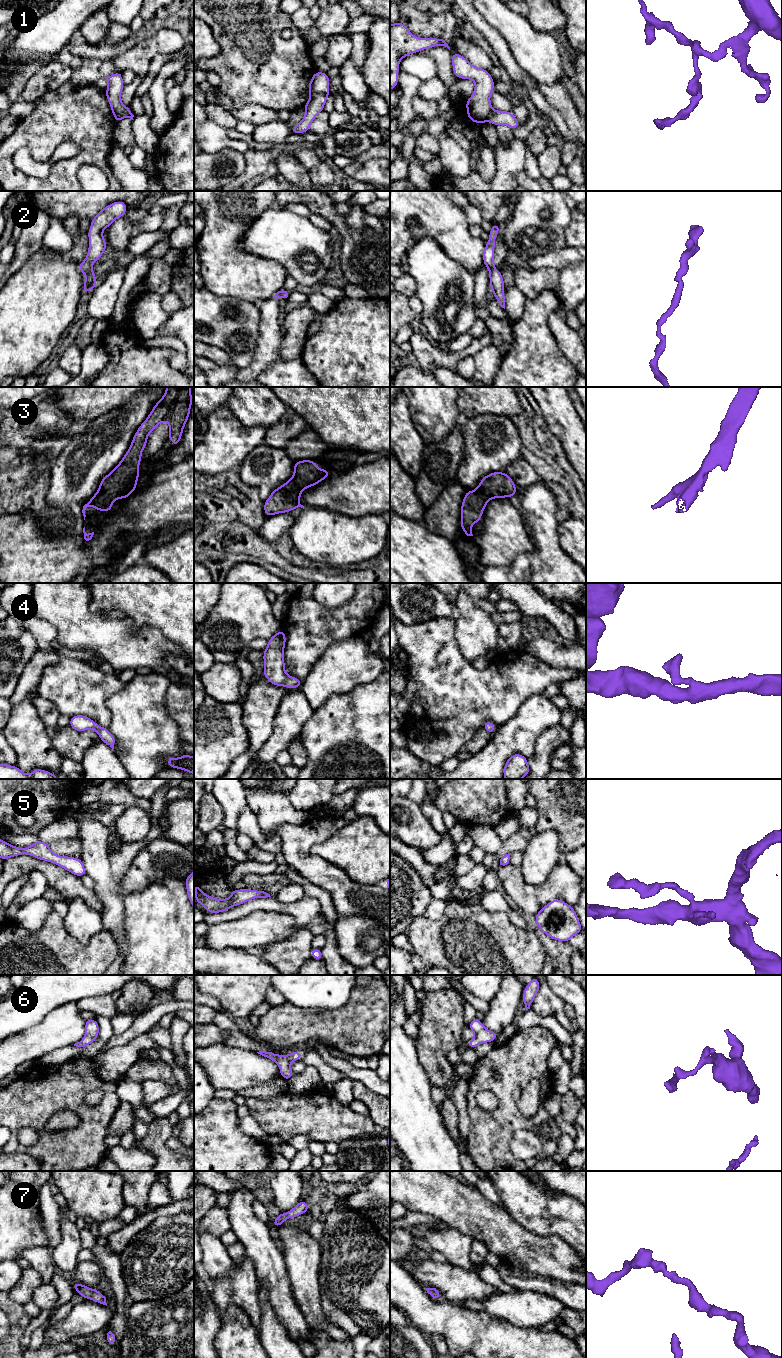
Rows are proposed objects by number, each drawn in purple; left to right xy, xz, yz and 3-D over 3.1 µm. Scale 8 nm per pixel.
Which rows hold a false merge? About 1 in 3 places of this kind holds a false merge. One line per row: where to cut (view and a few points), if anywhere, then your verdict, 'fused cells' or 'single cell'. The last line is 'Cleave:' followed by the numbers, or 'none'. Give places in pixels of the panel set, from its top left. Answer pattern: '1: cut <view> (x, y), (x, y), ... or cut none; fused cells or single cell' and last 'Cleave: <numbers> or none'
1: cut xz (310, 93), (324, 93), (327, 95); fused cells
2: cut none; single cell
3: cut none; single cell
4: cut none; single cell
5: cut none; single cell
6: cut none; single cell
7: cut none; single cell
Cleave: 1

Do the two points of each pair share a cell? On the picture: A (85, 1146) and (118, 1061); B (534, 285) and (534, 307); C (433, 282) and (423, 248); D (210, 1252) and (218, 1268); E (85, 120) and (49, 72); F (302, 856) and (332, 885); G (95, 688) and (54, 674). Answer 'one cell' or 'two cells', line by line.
A: two cells
B: two cells
C: one cell
D: one cell
E: two cells
F: one cell
G: one cell

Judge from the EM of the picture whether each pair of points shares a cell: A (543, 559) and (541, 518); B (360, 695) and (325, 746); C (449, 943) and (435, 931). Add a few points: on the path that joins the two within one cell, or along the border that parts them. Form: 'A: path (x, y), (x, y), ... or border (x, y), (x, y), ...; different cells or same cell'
A: path (543, 549), (542, 528); same cell
B: path (360, 708), (360, 711), (338, 733); same cell
C: path (446, 942), (438, 934); same cell

